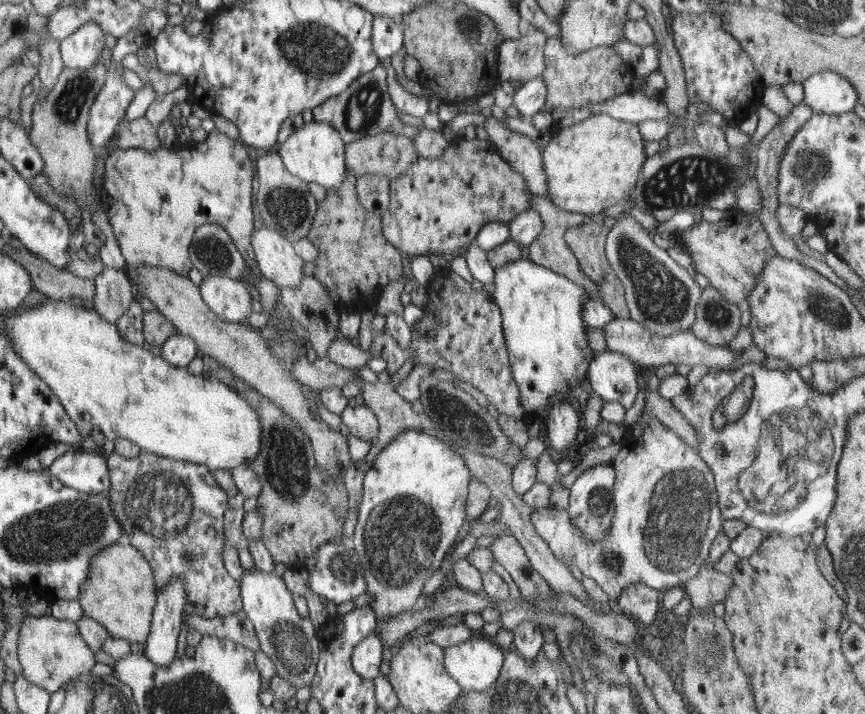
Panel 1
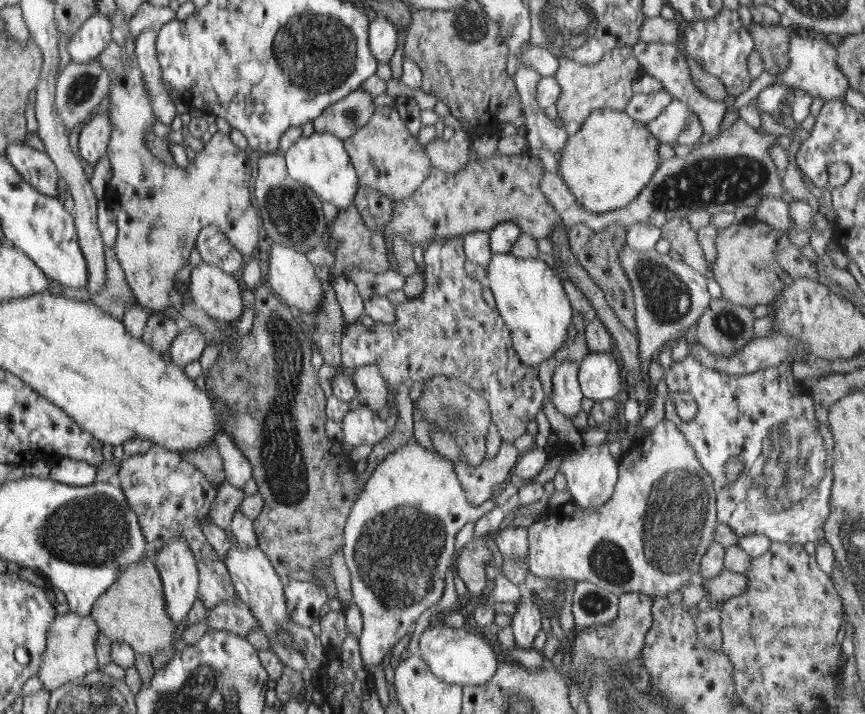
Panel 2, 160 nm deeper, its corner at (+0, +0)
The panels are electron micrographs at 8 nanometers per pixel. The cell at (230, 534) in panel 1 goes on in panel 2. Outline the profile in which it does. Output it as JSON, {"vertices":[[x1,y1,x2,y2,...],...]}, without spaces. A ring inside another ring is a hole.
{"vertices":[[229,483,219,484,218,494,208,514,210,520,216,526,228,531,232,516,240,511,244,498,246,495,243,489,231,486]]}

